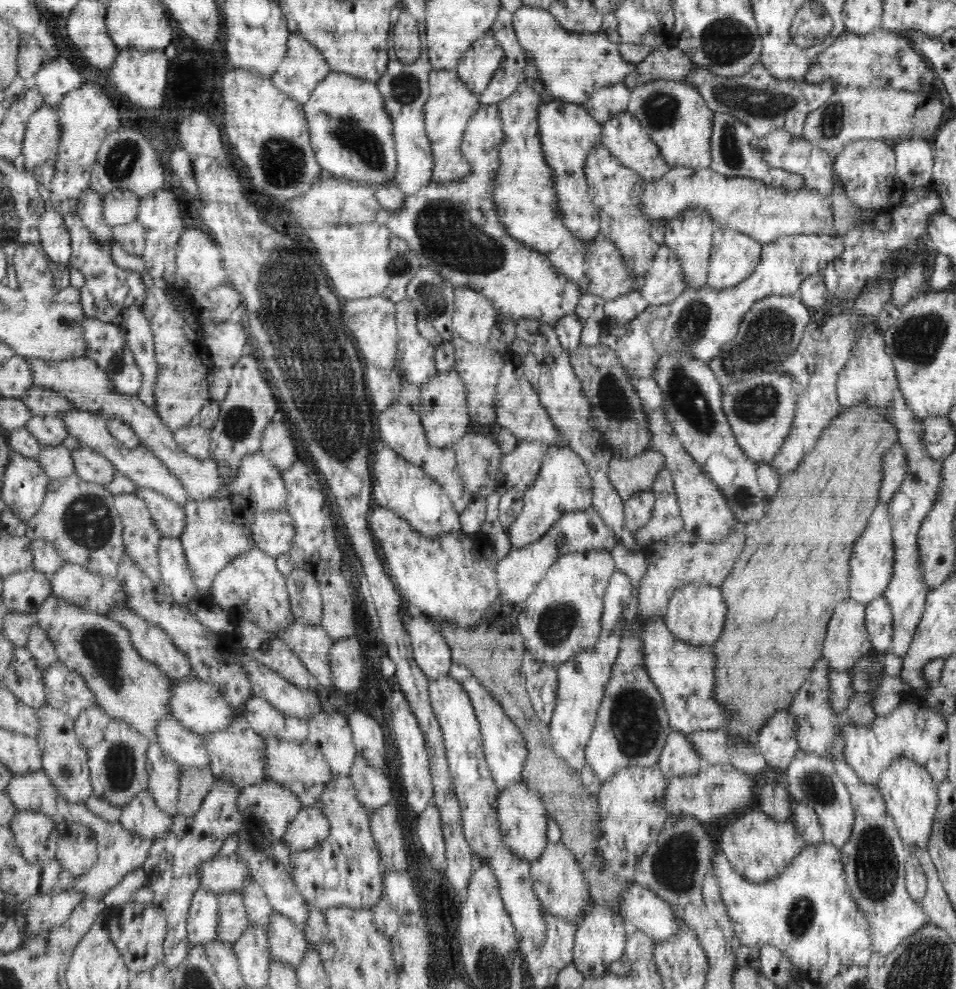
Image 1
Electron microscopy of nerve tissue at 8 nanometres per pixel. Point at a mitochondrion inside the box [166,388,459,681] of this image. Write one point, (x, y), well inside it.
(238, 422)

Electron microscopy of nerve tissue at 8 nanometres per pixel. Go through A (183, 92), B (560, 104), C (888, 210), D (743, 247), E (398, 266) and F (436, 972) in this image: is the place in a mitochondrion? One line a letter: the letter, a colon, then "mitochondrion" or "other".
A: other
B: other
C: other
D: other
E: mitochondrion
F: other

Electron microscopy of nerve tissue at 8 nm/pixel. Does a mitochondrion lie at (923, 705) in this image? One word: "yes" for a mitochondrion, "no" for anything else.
no

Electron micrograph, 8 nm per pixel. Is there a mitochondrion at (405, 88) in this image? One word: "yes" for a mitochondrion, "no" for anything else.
yes

